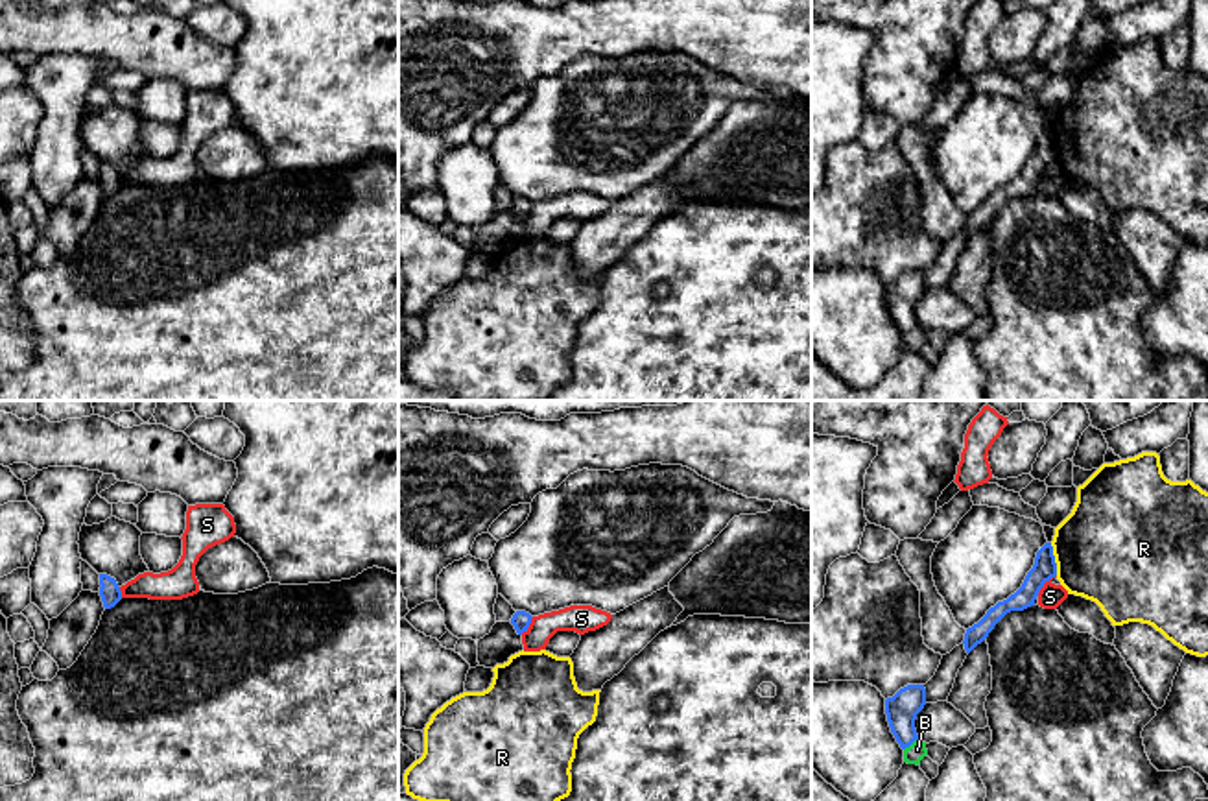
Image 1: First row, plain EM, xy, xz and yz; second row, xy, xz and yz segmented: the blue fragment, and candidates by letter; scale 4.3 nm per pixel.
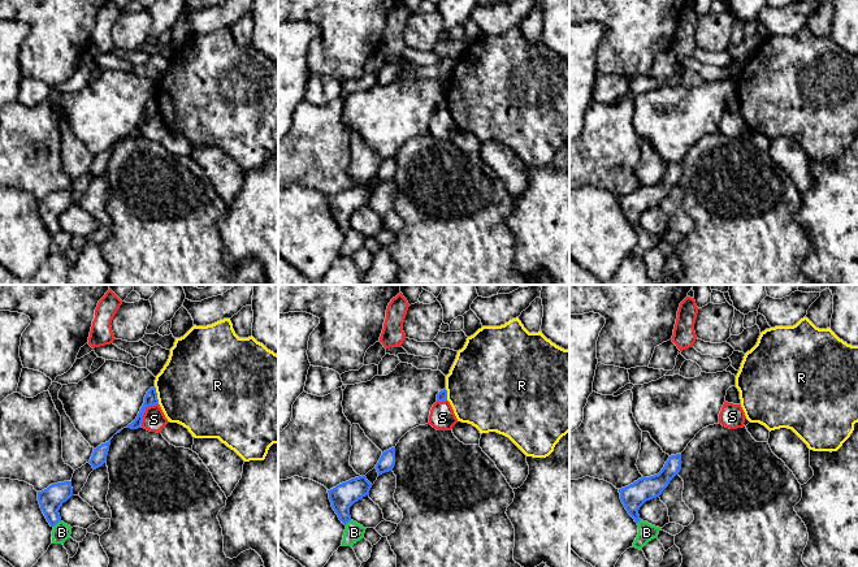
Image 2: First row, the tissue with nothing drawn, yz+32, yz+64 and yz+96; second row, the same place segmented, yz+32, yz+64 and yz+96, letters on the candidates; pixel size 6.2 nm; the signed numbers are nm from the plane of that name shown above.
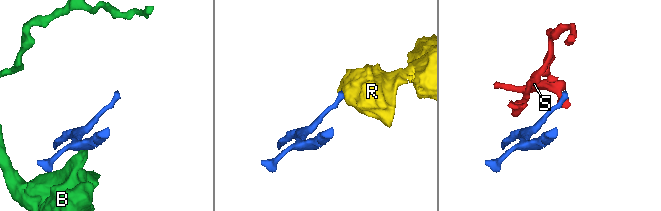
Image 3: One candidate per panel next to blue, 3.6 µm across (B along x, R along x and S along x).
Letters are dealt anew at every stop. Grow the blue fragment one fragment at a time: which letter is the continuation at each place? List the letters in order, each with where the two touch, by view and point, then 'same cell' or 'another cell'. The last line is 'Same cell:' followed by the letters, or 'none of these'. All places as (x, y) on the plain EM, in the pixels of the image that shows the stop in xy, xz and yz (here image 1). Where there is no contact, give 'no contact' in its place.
B: contact yz (910, 331); another cell
R: contact yz (1054, 146); another cell
S: contact yz (1044, 168); another cell
Same cell: none of these

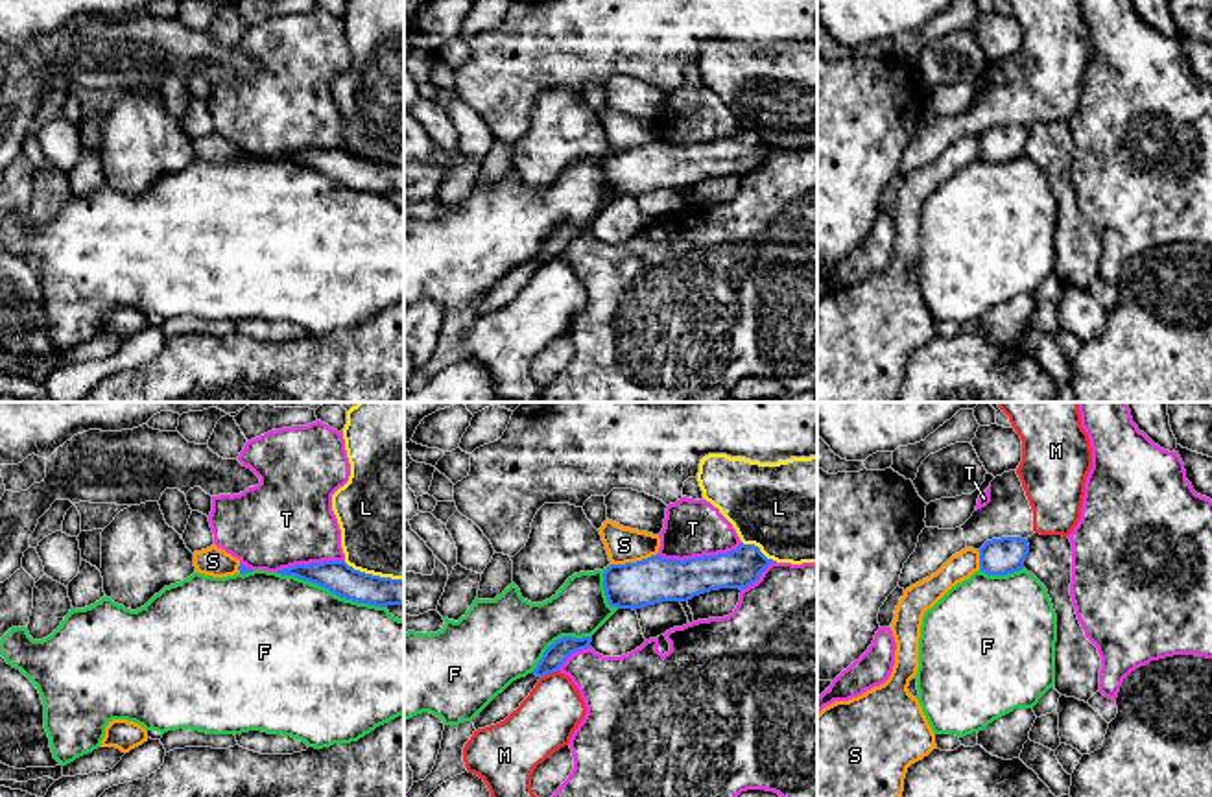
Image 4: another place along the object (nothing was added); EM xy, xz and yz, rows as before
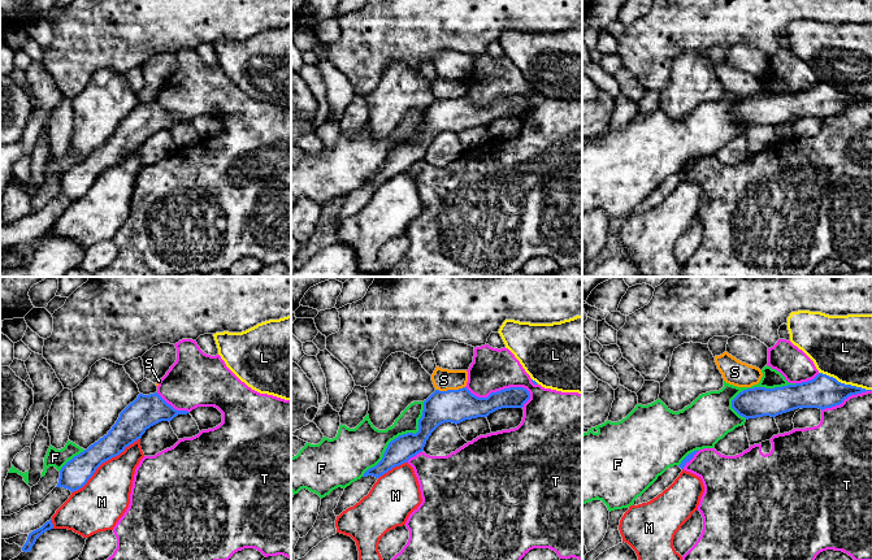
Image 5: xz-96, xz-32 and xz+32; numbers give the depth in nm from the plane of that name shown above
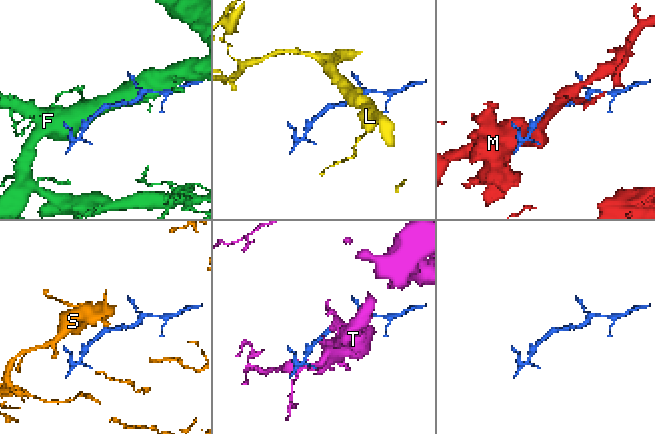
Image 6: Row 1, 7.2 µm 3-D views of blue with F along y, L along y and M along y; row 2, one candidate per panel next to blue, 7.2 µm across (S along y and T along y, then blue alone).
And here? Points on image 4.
F: contact xy (331, 178); another cell
L: contact xy (371, 161); another cell
M: contact xz (548, 259); another cell
S: contact xz (633, 150); another cell
T: contact xz (700, 144); another cell
Same cell: none of these

